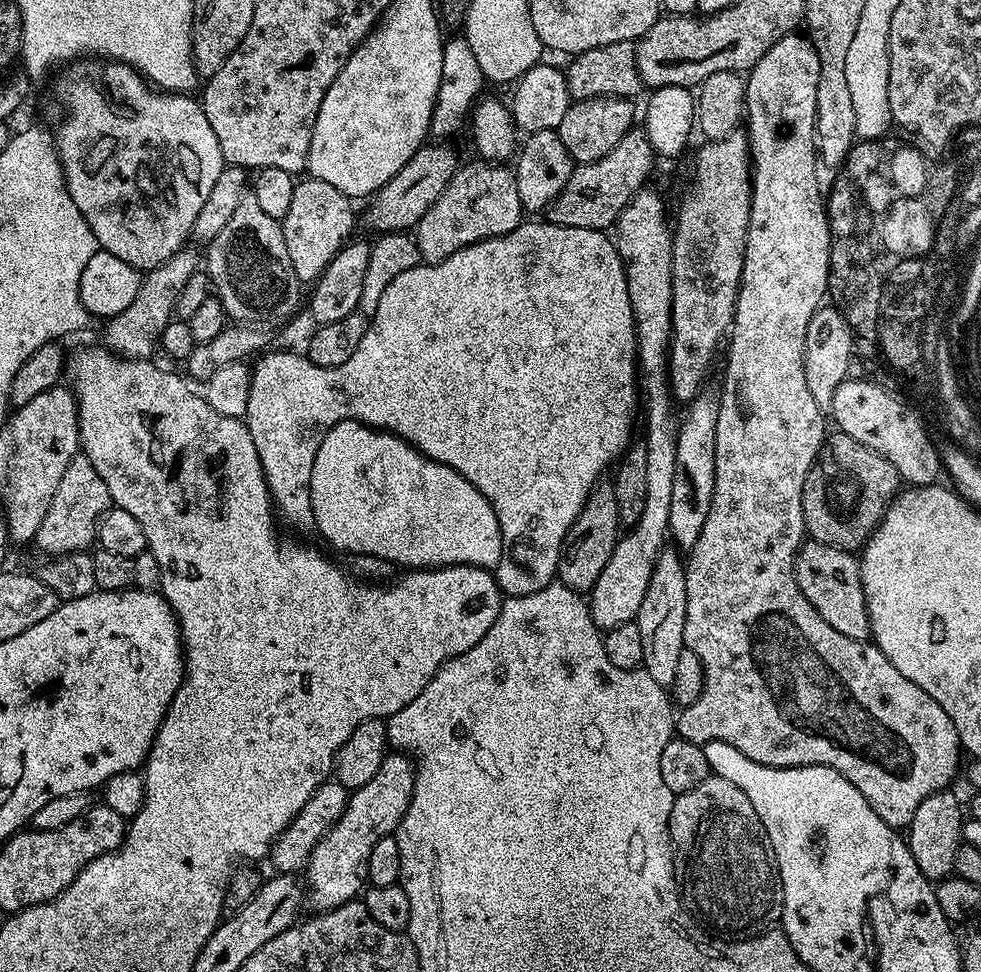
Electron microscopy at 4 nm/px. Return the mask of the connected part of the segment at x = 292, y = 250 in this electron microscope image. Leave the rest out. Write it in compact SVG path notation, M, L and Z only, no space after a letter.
M304 178L294 186L290 210L286 210L280 225L286 238L286 251L290 253L290 266L294 266L294 274L302 282L315 282L326 270L334 254L338 254L338 250L353 235L351 232L356 224L356 212L352 204L353 201L342 194L342 190L330 186L330 182Z

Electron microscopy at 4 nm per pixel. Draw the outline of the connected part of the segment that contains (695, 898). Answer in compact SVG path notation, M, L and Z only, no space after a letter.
M710 774L705 780L698 782L698 786L694 786L694 790L686 790L685 792L679 793L672 802L670 818L668 819L668 833L672 839L674 880L678 885L678 891L693 917L699 918L709 929L712 927L713 930L711 929L711 931L713 933L719 934L724 938L758 936L761 932L769 931L775 925L772 923L775 920L777 923L783 917L784 895L780 892L780 877L776 875L776 860L772 856L772 847L768 841L768 835L758 818L758 814L754 810L754 806L750 806L750 798L746 798L746 794L742 794L742 790L738 790L738 786L734 786L734 782L726 782L726 778Z

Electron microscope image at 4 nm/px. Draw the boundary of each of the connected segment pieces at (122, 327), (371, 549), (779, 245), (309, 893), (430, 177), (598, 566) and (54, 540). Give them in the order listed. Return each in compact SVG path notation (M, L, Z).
M188 251L176 252L157 268L149 268L143 273L138 294L134 294L134 302L130 302L122 314L111 317L105 323L108 325L104 328L102 344L109 352L125 360L146 360L153 355L152 351L157 351L162 330L166 330L166 326L176 316L176 303L182 290L186 290L186 282L190 282L202 264L201 257L199 260L194 253Z
M339 420L326 434L326 438L322 438L322 446L318 446L318 454L314 454L314 470L310 470L310 506L315 531L320 531L321 538L330 547L337 548L340 552L353 552L354 555L360 556L359 558L382 560L389 565L405 564L403 567L408 570L448 568L451 564L465 564L494 570L504 553L502 530L490 502L486 502L484 495L473 484L466 482L466 478L458 474L458 470L422 455L414 445L406 443L393 432L381 432L378 428L361 424L359 420Z
M793 34L791 36L783 36L781 40L774 42L774 46L770 46L770 50L766 50L766 54L762 54L762 58L752 67L746 76L746 87L748 90L746 98L744 99L746 105L746 135L748 137L748 150L752 157L750 222L748 223L748 237L746 238L746 250L744 251L744 269L742 270L742 278L740 279L740 293L736 299L736 316L732 320L730 339L726 344L726 352L728 348L728 365L724 368L724 392L721 391L719 393L718 443L714 450L714 502L710 502L710 515L706 518L706 526L702 526L702 534L698 534L698 542L694 542L694 546L687 553L686 567L684 569L684 573L686 574L686 630L684 631L684 646L685 648L694 650L694 654L698 654L698 658L702 662L702 670L704 671L704 685L702 686L702 694L698 698L698 702L694 702L689 708L683 709L683 711L675 717L674 728L678 733L679 739L689 740L701 746L714 742L715 740L718 742L726 742L730 746L742 750L742 754L746 754L746 758L754 758L754 762L765 764L766 766L774 766L775 768L826 766L827 768L838 770L838 774L842 774L842 778L846 778L846 782L850 782L854 786L854 790L858 790L858 794L862 794L862 798L866 798L866 802L870 802L874 814L878 814L878 818L882 818L882 822L886 822L891 828L904 830L907 829L908 824L914 818L914 810L918 810L918 805L922 803L922 798L930 798L930 794L945 791L945 789L951 785L948 783L955 778L956 767L960 764L960 756L962 757L958 730L954 730L954 722L950 722L946 710L942 710L942 706L938 706L938 702L934 702L934 698L930 698L930 694L926 694L926 690L922 690L922 686L910 682L910 678L906 678L906 674L901 674L894 666L894 662L890 662L890 658L886 658L886 654L882 654L882 650L878 645L868 640L855 640L854 638L846 638L846 634L838 634L838 630L834 630L834 626L830 626L830 622L826 622L826 618L822 618L822 614L818 614L818 610L814 610L814 606L810 606L810 602L806 602L806 594L802 594L802 590L796 581L796 555L800 552L800 546L806 539L804 515L802 514L802 490L806 482L806 474L810 474L812 463L816 460L816 456L820 453L820 447L823 446L826 439L826 431L824 432L824 416L826 420L826 412L825 409L818 406L818 402L814 402L814 398L810 395L810 389L806 386L806 374L804 373L804 339L806 338L806 326L810 326L810 318L820 309L826 300L828 290L828 252L831 250L831 232L828 229L826 196L825 193L820 193L820 180L816 177L816 168L818 169L818 153L816 151L816 99L818 98L819 73L820 59L816 53L816 47L812 45L807 35Z
M392 750L385 755L382 766L378 766L378 774L374 774L374 778L370 778L370 782L366 782L366 786L355 789L349 795L348 805L342 814L342 818L338 818L338 822L334 822L331 830L320 839L318 846L314 846L314 850L308 859L306 900L309 905L313 904L313 909L316 912L327 912L357 899L361 895L368 878L370 850L374 850L374 842L378 842L378 838L395 833L396 827L398 827L401 818L408 809L415 781L416 769L413 761L405 753Z
M448 142L425 143L398 170L390 182L386 182L375 194L367 201L368 204L368 224L372 228L377 228L376 232L383 234L389 232L407 233L415 229L416 223L438 202L442 190L450 182L450 178L455 174L458 167L456 152L451 148Z
M597 483L592 493L588 495L588 501L582 506L578 518L566 534L563 546L560 547L556 567L559 583L581 594L591 593L594 582L598 582L598 574L602 574L606 562L610 562L610 554L614 554L614 546L622 535L615 490L611 483L604 483Z
M77 454L70 458L70 466L66 466L58 482L58 490L54 490L54 502L50 502L50 510L46 510L46 518L42 518L42 526L38 526L36 531L35 547L40 547L48 558L91 549L97 543L96 531L100 519L111 507L112 495L98 470L94 470L94 462L83 454Z

